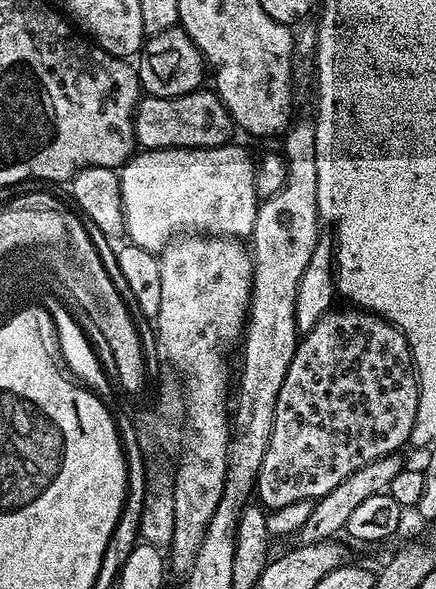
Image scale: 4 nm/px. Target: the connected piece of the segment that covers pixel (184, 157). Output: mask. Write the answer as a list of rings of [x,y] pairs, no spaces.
[[[229,142],[217,148],[157,148],[140,150],[119,169],[122,210],[127,239],[142,250],[161,253],[181,234],[221,235],[225,238],[251,237],[256,221],[256,160],[242,145]]]

